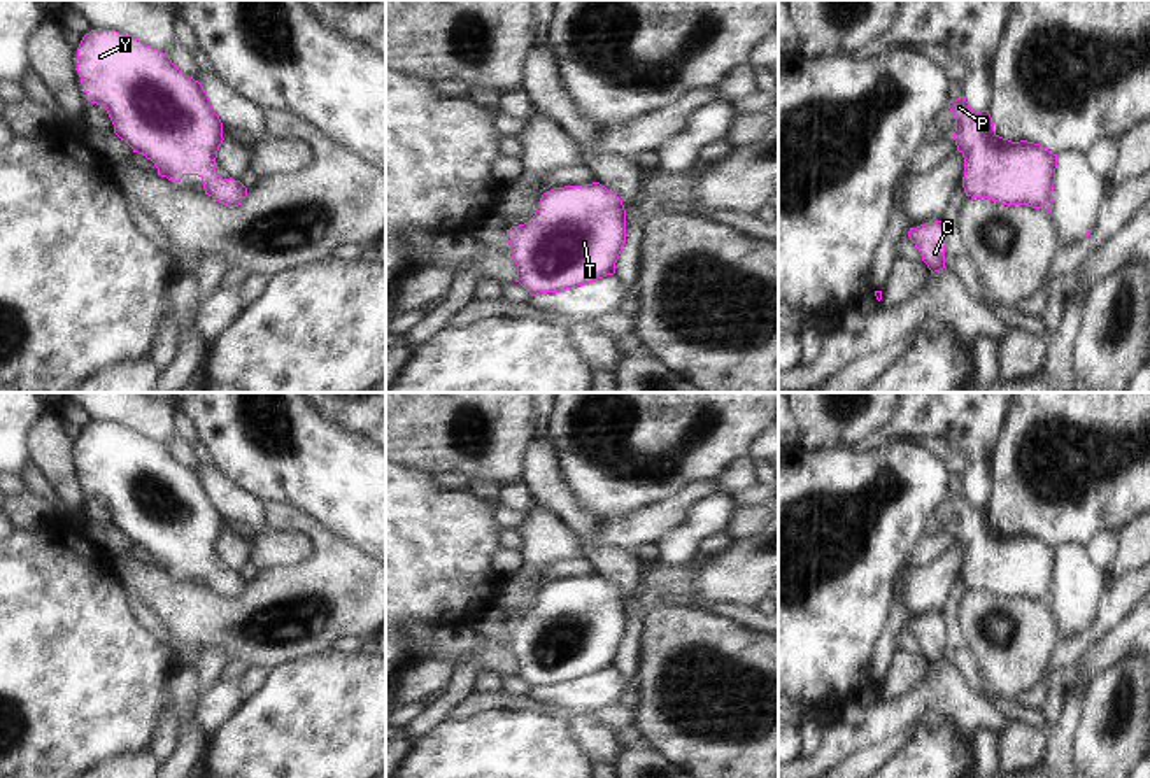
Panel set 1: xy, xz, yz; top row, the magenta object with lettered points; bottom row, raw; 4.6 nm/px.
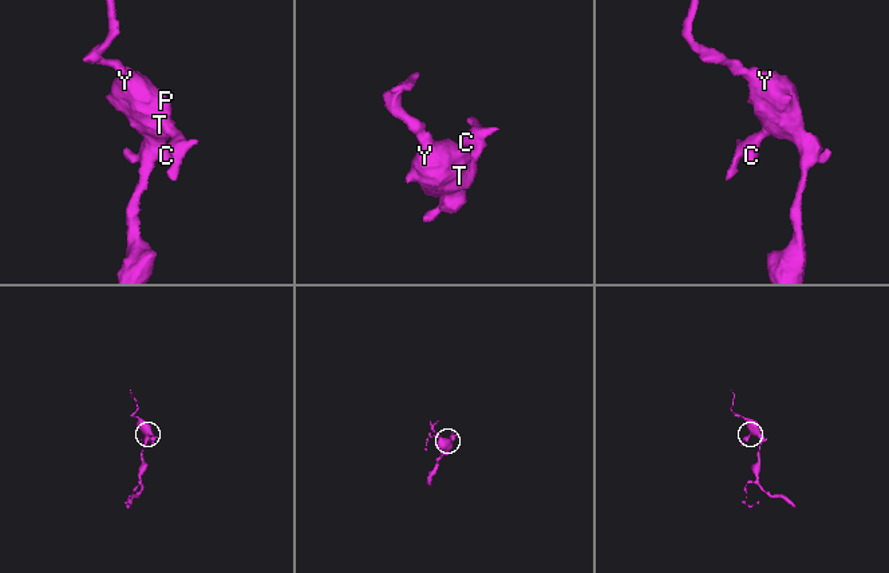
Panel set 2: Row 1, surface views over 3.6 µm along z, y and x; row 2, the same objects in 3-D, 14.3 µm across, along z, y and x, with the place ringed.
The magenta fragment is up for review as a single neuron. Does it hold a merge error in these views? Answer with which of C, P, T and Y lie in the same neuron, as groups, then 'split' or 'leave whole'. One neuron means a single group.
C P T Y | leave whole

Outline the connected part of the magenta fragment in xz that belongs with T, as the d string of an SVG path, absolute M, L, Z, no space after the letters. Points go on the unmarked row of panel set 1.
M600 575L554 580L542 587L535 608L507 622L517 671L531 689L586 678L615 666L626 636L626 603L622 592Z

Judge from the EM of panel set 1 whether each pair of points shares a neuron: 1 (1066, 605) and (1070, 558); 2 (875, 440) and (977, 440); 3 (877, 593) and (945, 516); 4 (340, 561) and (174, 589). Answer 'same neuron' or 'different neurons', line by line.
1: same neuron
2: same neuron
3: different neurons
4: same neuron

